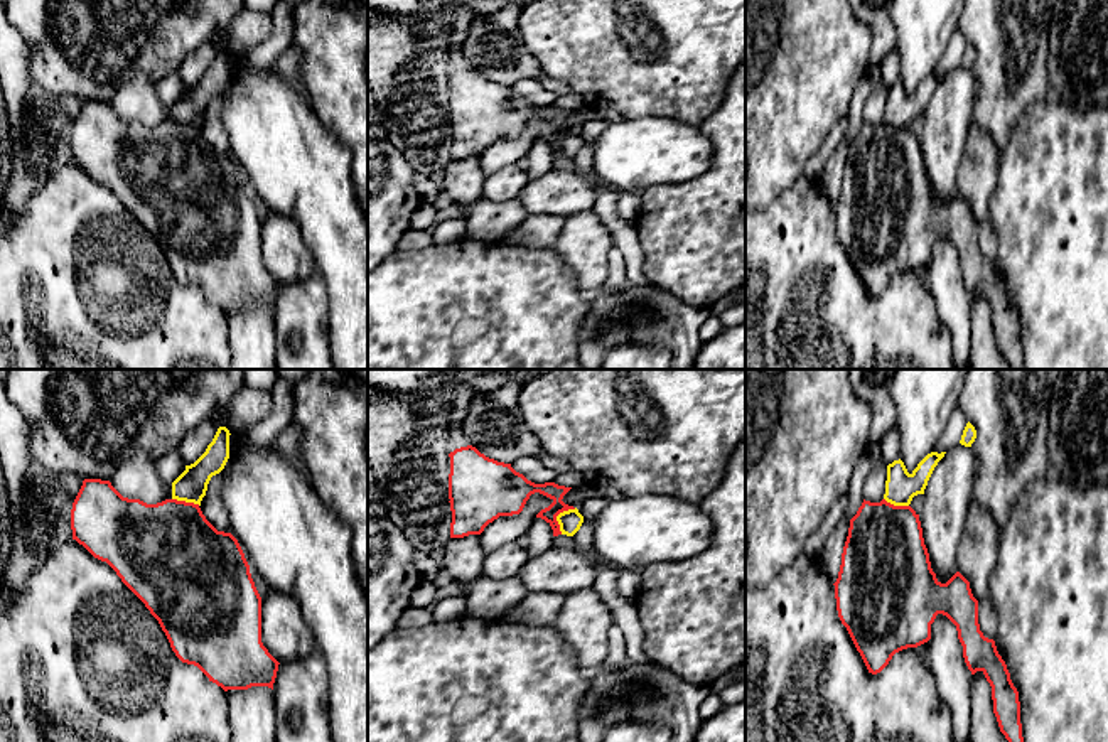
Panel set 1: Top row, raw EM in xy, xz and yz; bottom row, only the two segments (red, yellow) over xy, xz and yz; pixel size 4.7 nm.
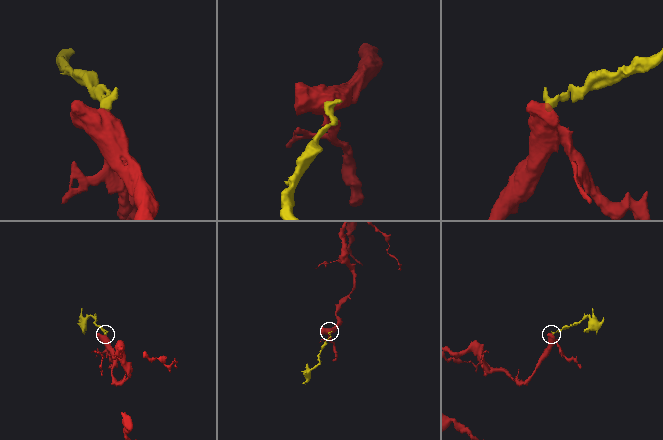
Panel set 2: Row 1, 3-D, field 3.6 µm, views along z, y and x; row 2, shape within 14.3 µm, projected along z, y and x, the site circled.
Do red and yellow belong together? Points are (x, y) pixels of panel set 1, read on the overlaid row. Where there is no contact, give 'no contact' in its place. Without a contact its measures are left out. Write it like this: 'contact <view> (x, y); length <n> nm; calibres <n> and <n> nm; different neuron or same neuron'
contact xz (557, 515); length 150 nm; calibres 180 and 110 nm; different neuron

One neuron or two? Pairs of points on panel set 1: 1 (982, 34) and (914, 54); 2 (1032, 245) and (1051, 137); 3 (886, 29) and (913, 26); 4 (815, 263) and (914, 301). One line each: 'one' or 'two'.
1: two
2: one
3: two
4: one

